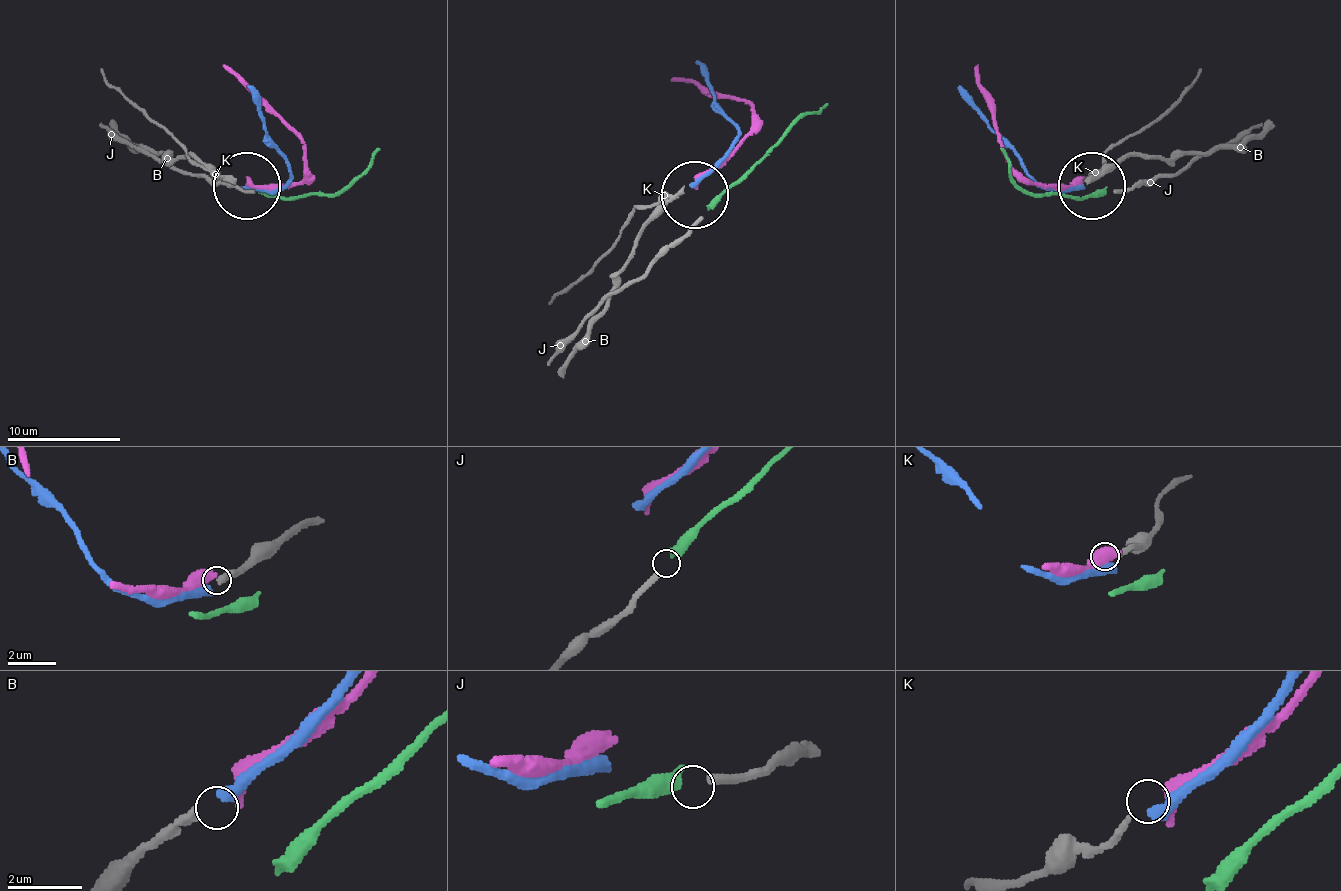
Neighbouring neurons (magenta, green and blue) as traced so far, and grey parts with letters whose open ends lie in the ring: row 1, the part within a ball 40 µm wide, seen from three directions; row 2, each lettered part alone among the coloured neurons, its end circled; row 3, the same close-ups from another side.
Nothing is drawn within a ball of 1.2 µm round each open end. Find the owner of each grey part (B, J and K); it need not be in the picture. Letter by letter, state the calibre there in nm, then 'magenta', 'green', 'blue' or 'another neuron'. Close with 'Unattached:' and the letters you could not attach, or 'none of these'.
B: calibre 280 nm; blue
J: calibre 240 nm; green
K: calibre 170 nm; another neuron
Unattached: K

